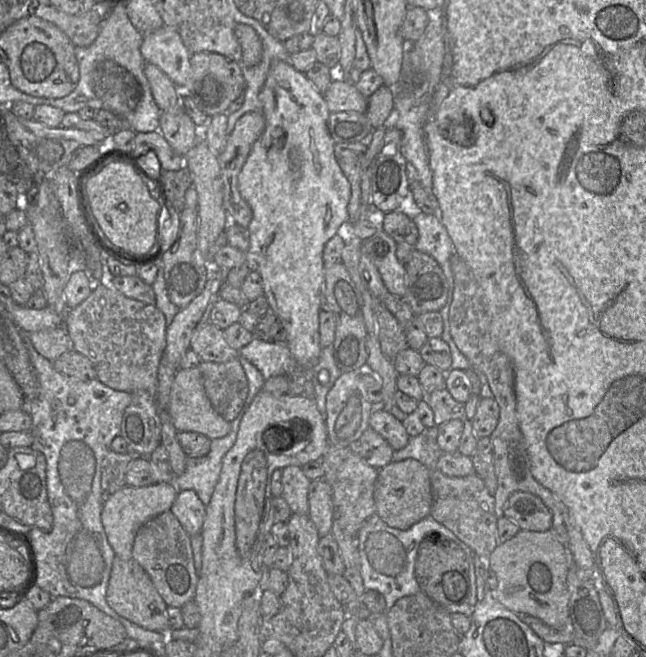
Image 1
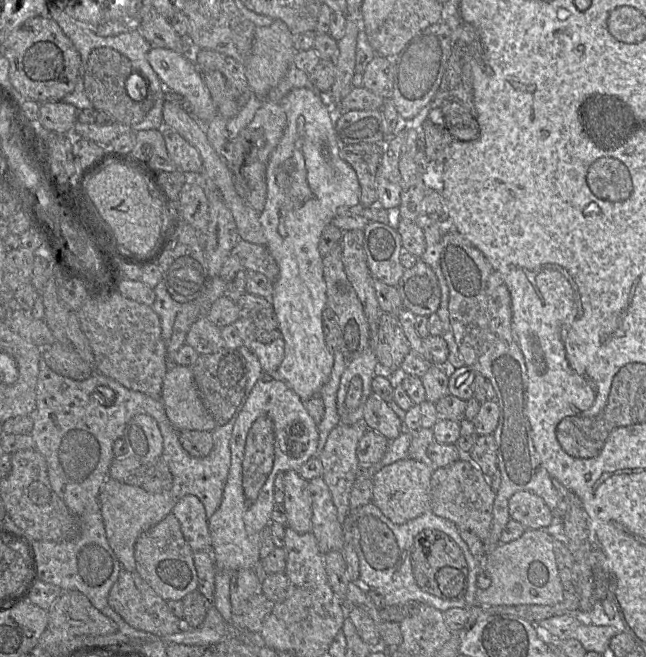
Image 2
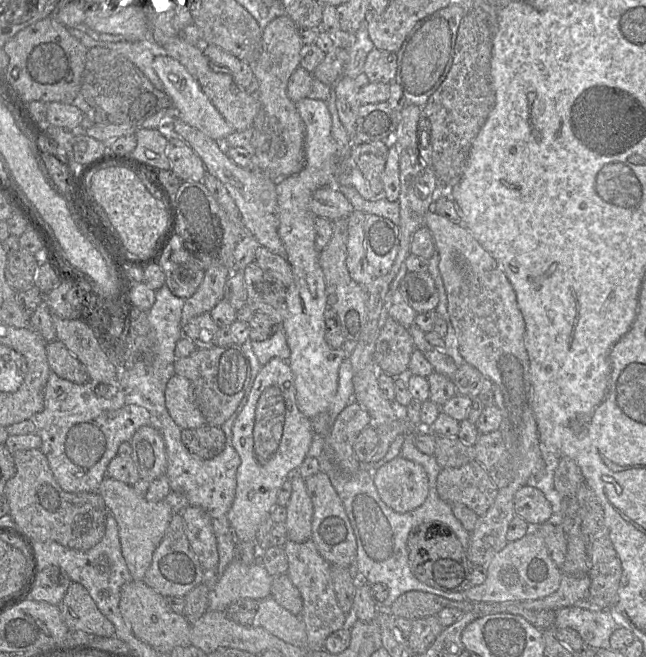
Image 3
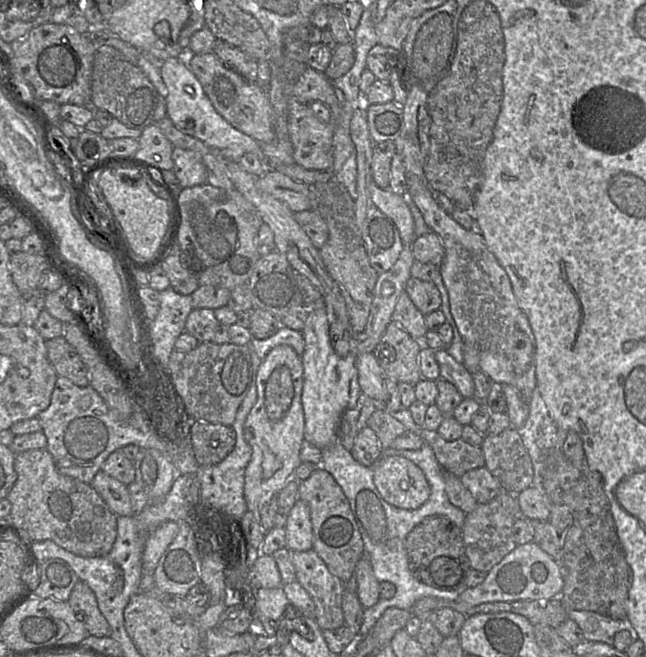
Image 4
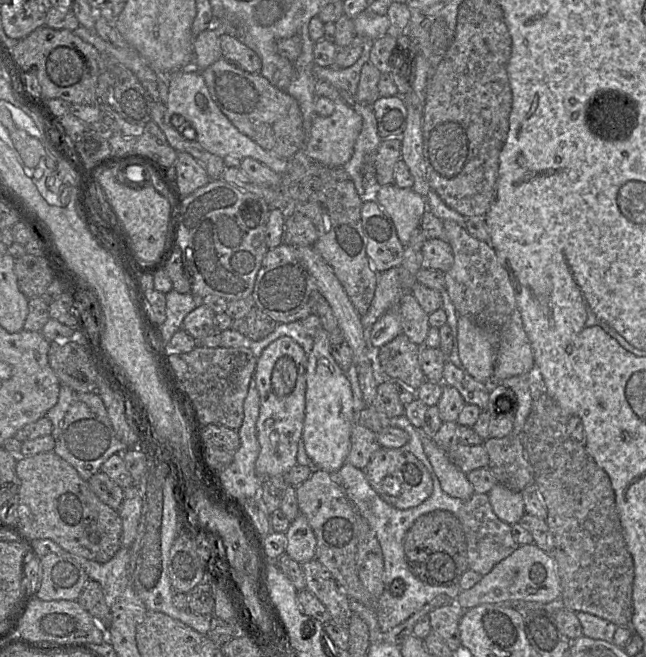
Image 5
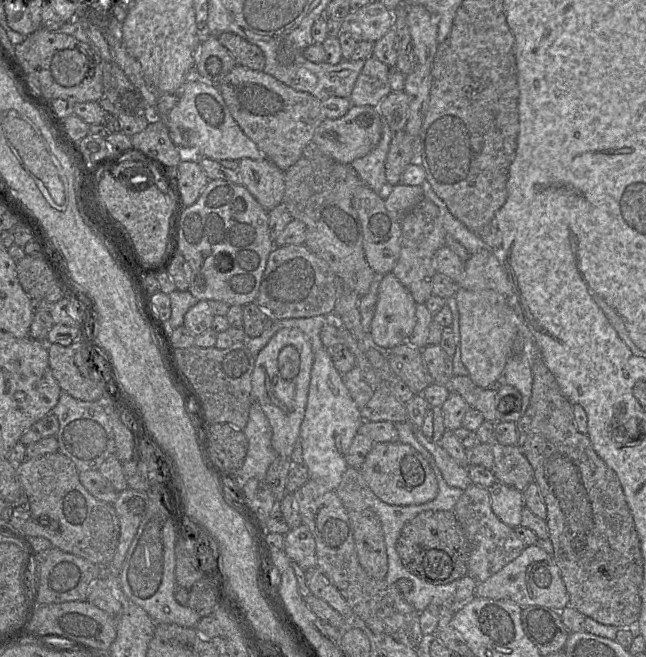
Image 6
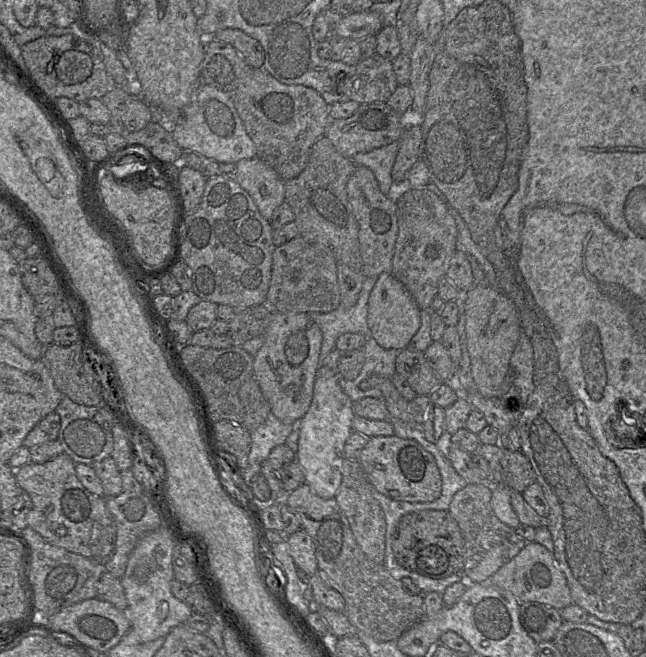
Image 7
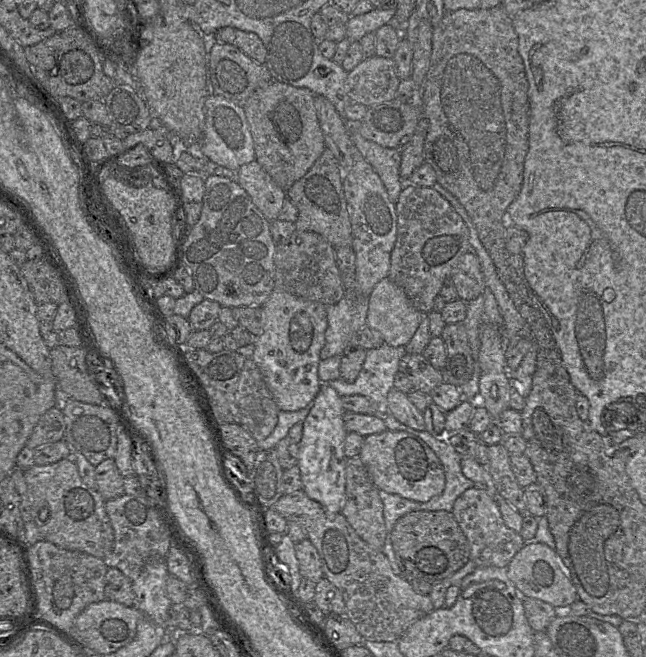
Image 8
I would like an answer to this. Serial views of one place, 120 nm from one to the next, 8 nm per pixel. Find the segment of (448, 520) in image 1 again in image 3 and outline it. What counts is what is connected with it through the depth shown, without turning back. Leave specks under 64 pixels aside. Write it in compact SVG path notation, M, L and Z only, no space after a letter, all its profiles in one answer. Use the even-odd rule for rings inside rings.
M477 461L457 468L443 468L436 482L439 497L449 503L460 503L483 516L498 493L487 471Z

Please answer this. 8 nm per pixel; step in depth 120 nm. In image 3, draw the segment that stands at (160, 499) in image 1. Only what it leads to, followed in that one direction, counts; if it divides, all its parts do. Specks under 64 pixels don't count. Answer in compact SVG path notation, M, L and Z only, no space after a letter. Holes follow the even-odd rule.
M110 477L104 478L97 490L97 493L103 498L108 512L117 522L121 552L132 579L142 581L151 564L153 552L162 540L174 514L172 508L165 501L149 502L138 495L133 486L127 485L118 480L114 480Z

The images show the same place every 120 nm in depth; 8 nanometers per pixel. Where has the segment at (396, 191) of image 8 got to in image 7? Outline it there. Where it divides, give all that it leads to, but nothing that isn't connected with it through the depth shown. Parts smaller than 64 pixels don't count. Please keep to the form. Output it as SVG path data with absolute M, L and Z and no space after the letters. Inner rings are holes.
M392 142L368 152L357 153L351 158L355 165L366 166L373 172L380 191L384 195L389 193L393 183L392 168L398 149L399 143Z

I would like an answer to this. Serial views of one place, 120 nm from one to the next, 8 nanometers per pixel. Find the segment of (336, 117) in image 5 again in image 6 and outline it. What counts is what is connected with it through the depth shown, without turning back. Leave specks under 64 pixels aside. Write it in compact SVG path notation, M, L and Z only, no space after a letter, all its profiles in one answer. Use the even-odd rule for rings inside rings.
M352 105L348 112L337 119L325 119L314 133L312 142L334 160L350 164L372 151L382 135L382 116L378 107Z

